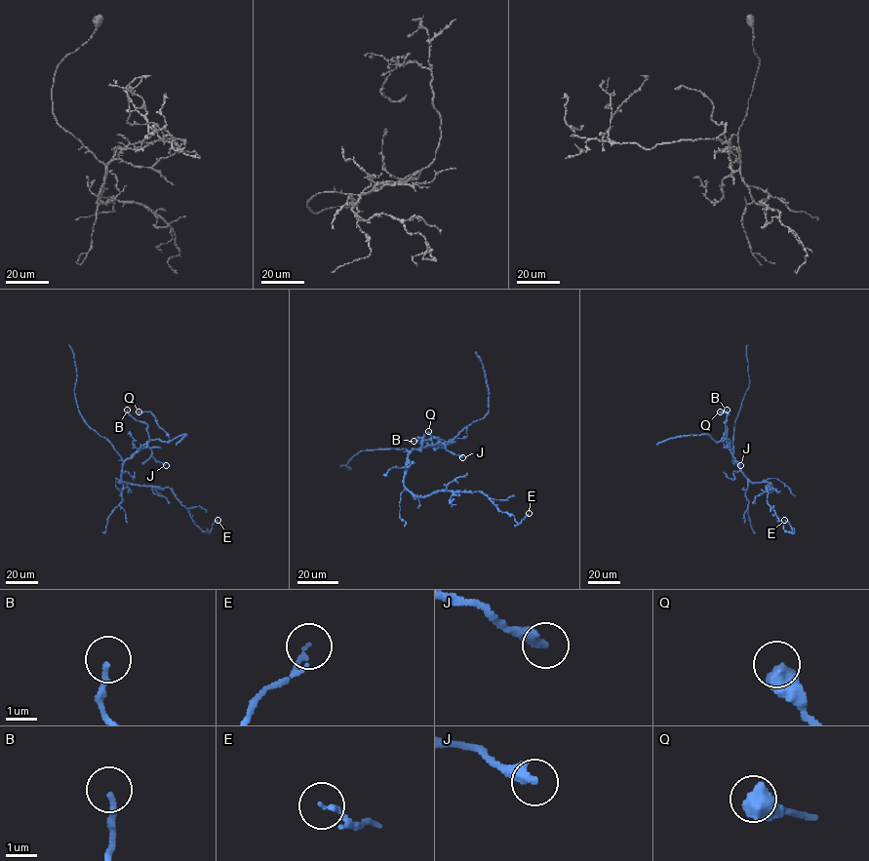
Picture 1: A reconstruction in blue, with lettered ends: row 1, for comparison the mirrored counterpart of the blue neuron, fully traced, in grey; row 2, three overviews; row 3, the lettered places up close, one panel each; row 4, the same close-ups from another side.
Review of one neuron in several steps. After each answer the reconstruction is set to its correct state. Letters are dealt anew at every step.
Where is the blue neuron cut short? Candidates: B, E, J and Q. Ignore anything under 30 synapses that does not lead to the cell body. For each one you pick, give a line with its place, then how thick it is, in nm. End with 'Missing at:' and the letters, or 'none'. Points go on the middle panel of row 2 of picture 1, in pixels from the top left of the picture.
Missing at: none

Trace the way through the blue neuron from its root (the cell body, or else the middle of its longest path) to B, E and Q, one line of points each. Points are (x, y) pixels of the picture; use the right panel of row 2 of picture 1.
B: (746, 477), (726, 442), (727, 410)
E: (746, 477), (753, 483), (770, 484), (767, 487), (767, 503), (785, 531), (792, 532), (789, 523), (784, 520)
Q: (746, 477), (733, 459), (730, 440), (717, 442), (725, 432), (728, 415), (726, 411), (720, 411)

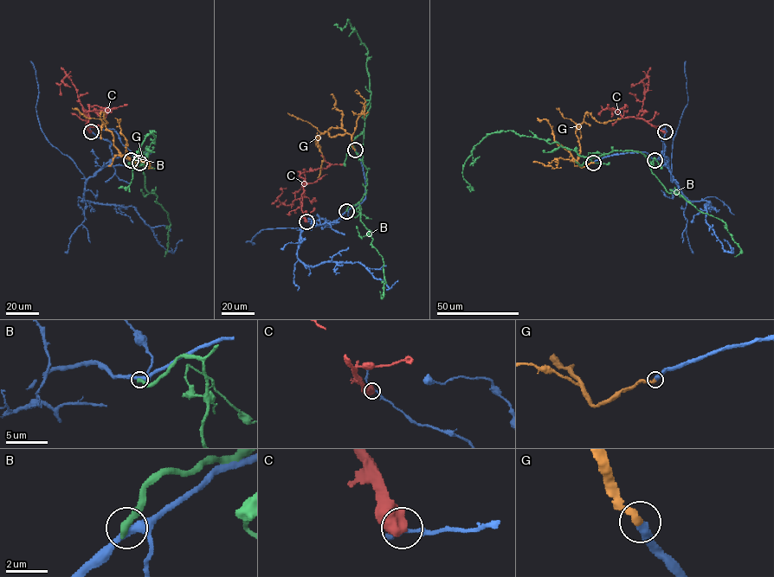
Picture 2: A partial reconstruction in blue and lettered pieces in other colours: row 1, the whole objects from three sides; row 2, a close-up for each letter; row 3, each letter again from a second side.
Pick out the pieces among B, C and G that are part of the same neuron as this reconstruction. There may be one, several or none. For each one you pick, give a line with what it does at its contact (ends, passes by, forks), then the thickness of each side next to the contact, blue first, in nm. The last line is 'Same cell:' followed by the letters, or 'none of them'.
G: it ends; calibres 400 and 300 nm
Same cell: G

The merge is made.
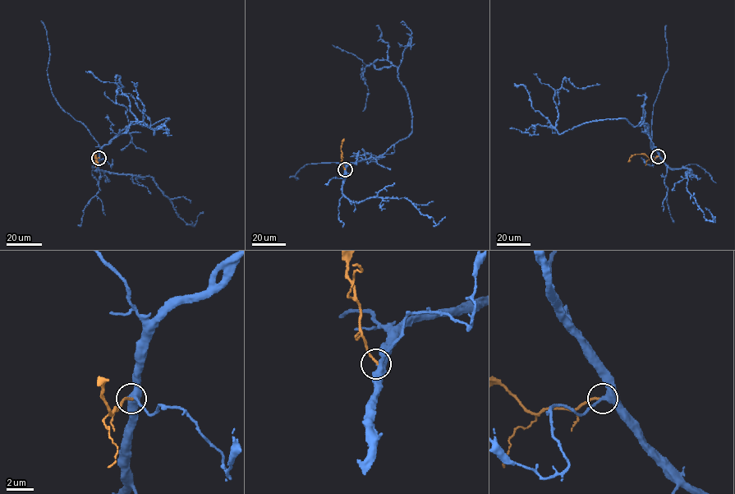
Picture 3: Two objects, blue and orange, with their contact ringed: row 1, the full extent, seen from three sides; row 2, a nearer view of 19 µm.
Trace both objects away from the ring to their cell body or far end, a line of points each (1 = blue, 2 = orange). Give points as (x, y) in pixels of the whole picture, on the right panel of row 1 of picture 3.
1: (658, 156), (646, 123), (605, 119), (558, 133), (553, 97), (562, 80), (581, 89), (599, 85)
2: (658, 156), (649, 158), (645, 154), (635, 154), (627, 161)

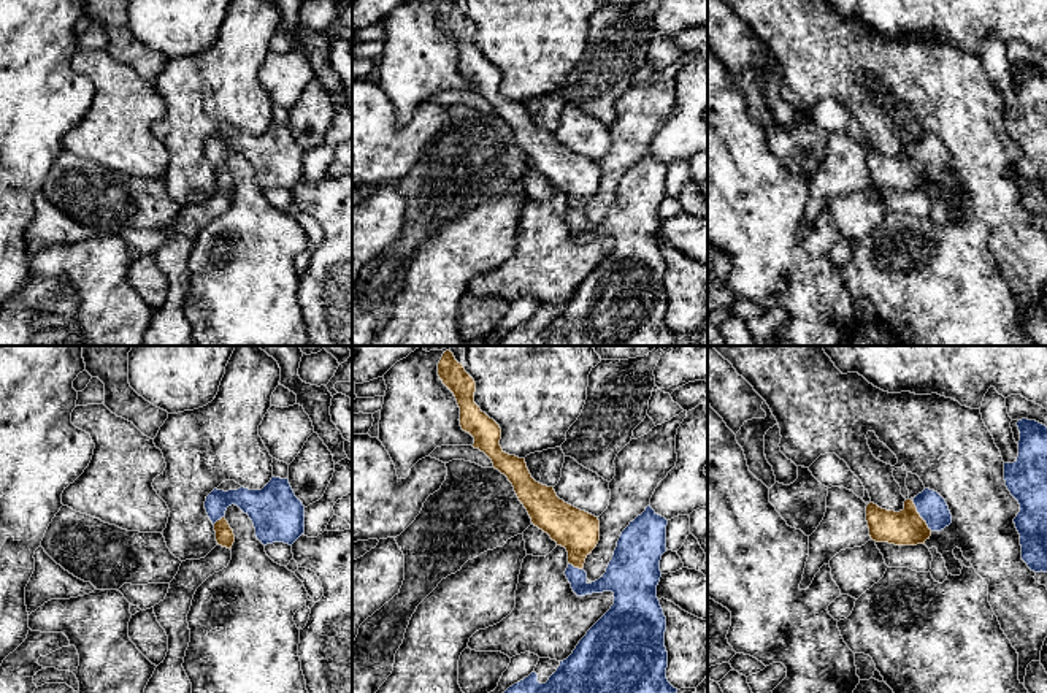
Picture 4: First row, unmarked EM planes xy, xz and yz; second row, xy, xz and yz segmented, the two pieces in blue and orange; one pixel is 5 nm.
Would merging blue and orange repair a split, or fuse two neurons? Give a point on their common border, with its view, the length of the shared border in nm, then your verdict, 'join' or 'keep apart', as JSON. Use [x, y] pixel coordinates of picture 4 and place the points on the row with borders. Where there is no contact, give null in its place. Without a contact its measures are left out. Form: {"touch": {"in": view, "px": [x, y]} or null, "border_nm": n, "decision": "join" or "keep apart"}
{"touch": {"in": "yz", "px": [920, 516]}, "border_nm": 190, "decision": "join"}

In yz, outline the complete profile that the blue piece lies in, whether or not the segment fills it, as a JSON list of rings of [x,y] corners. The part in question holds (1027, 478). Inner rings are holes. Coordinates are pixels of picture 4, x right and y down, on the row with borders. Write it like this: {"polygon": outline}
{"polygon": [[[1022,419],[1018,457],[1014,463],[1004,463],[1004,481],[1011,495],[1018,501],[1020,512],[1014,519],[1020,534],[1022,560],[1034,572],[1047,572],[1047,427]]]}

